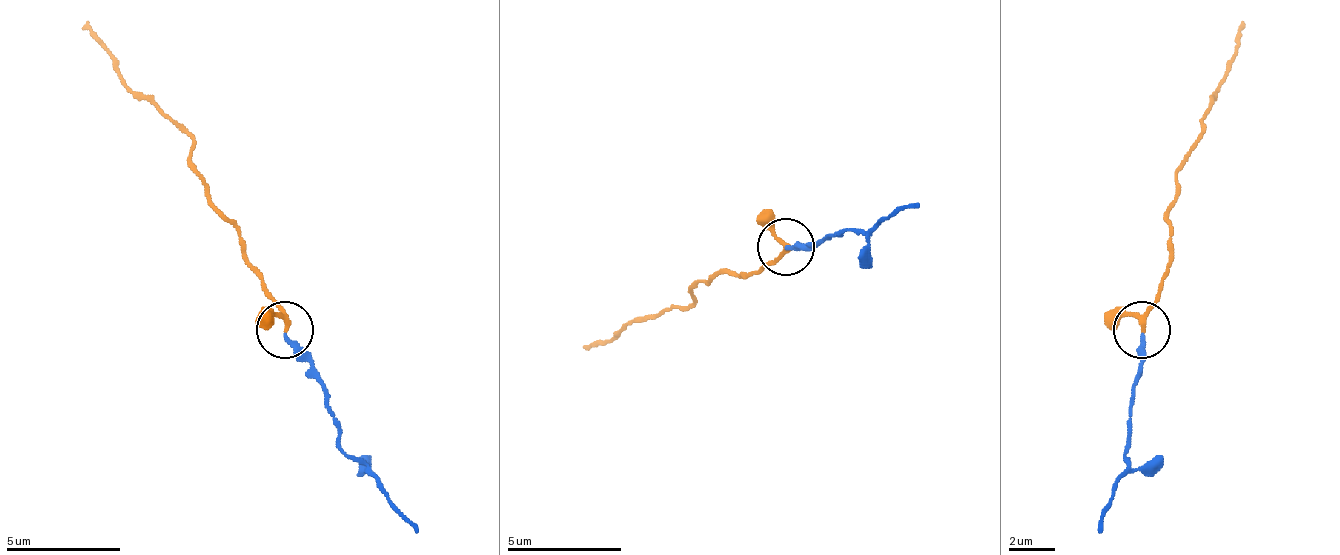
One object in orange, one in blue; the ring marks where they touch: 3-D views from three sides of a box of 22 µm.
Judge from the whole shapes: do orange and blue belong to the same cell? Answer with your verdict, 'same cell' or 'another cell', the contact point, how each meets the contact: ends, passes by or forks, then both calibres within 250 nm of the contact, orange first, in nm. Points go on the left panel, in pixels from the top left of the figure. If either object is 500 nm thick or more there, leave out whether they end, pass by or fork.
same cell; place (285, 329); orange passes by; blue ends; calibres 190 and 190 nm

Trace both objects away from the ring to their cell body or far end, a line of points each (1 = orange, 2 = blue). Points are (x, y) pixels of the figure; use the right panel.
1: (1140, 328), (1169, 265), (1174, 174), (1197, 139), (1226, 82), (1243, 19)
2: (1140, 334), (1129, 448), (1100, 534)

